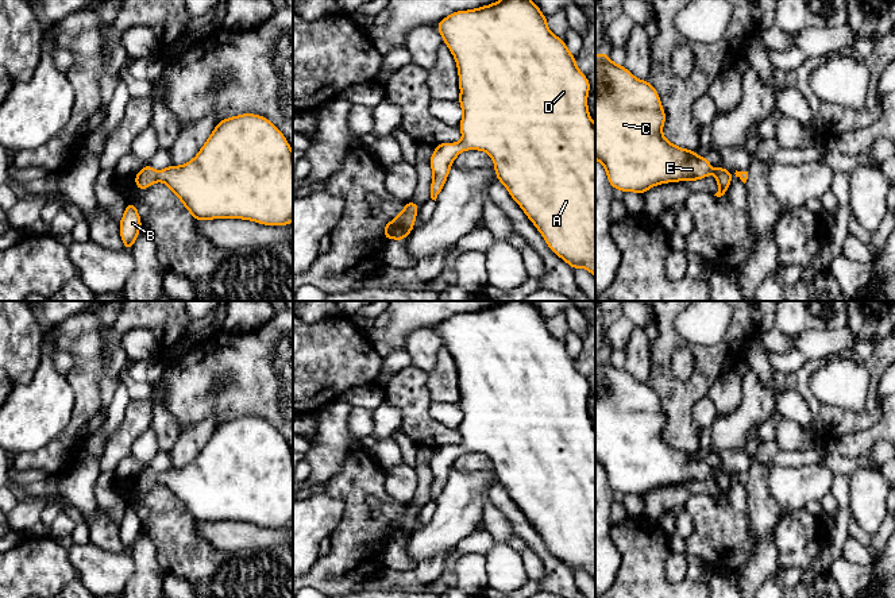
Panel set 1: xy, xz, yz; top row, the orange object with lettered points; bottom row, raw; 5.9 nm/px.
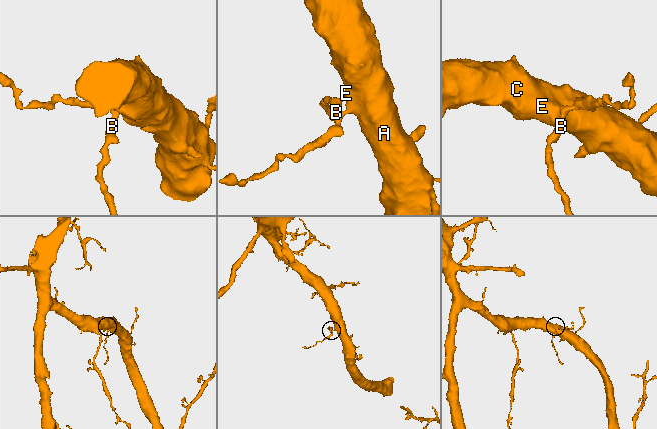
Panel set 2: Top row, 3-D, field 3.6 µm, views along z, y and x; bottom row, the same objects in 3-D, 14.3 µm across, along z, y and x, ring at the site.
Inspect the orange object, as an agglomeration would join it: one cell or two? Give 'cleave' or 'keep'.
keep

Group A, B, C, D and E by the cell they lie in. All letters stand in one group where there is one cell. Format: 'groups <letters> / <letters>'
groups A B C D E

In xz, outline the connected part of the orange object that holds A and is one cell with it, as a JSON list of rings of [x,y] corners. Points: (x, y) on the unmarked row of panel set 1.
[[[502,301],[490,308],[475,312],[456,313],[439,324],[436,331],[444,342],[444,347],[447,347],[451,352],[458,367],[460,389],[459,406],[463,413],[463,421],[458,429],[463,436],[463,441],[456,445],[440,445],[435,450],[435,454],[428,464],[433,475],[429,493],[431,501],[436,504],[450,477],[454,462],[462,454],[486,454],[494,463],[494,472],[497,475],[498,485],[506,489],[512,501],[522,510],[525,517],[543,537],[548,549],[574,572],[583,570],[595,579],[595,427],[593,425],[587,410],[590,385],[587,379],[576,370],[575,358],[567,352],[564,342],[558,340],[549,333],[547,320],[529,301]]]

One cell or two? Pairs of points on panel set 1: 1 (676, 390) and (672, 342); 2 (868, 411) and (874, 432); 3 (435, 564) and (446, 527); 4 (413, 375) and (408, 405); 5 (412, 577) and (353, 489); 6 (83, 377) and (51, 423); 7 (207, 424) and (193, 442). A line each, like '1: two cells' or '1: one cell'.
1: one cell
2: two cells
3: two cells
4: one cell
5: two cells
6: two cells
7: one cell

